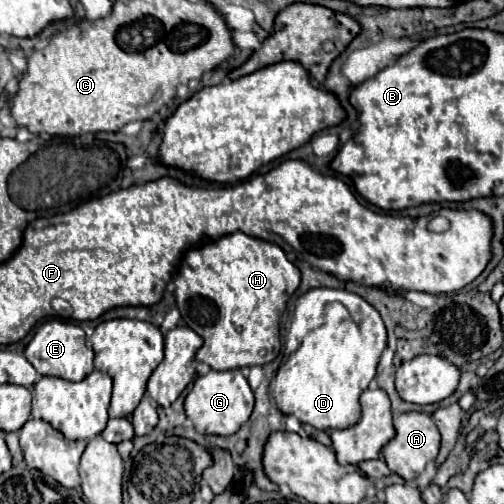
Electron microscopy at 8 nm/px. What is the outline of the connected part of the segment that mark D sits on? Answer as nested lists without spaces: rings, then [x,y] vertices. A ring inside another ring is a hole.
[[[310,289],[296,301],[284,343],[284,363],[274,377],[278,409],[324,431],[352,427],[360,419],[358,397],[374,379],[384,349],[386,327],[368,301],[344,289]]]

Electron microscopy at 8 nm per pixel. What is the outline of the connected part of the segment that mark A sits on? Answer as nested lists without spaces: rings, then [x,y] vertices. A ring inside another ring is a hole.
[[[410,411],[394,417],[394,429],[396,429],[396,435],[382,449],[384,461],[390,467],[390,471],[398,473],[404,481],[414,481],[424,471],[426,463],[436,459],[438,447],[440,447],[440,433],[432,417],[418,411]]]

